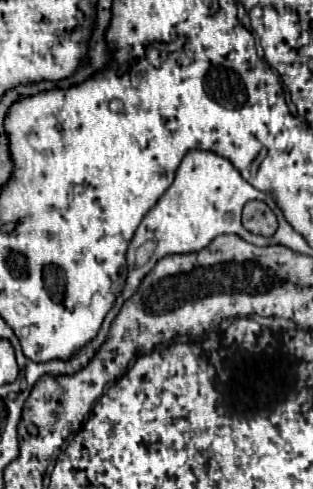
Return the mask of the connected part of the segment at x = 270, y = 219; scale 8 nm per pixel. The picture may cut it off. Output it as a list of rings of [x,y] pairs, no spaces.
[[[247,202],[243,208],[243,226],[261,236],[273,236],[277,230],[277,218],[265,202]]]

